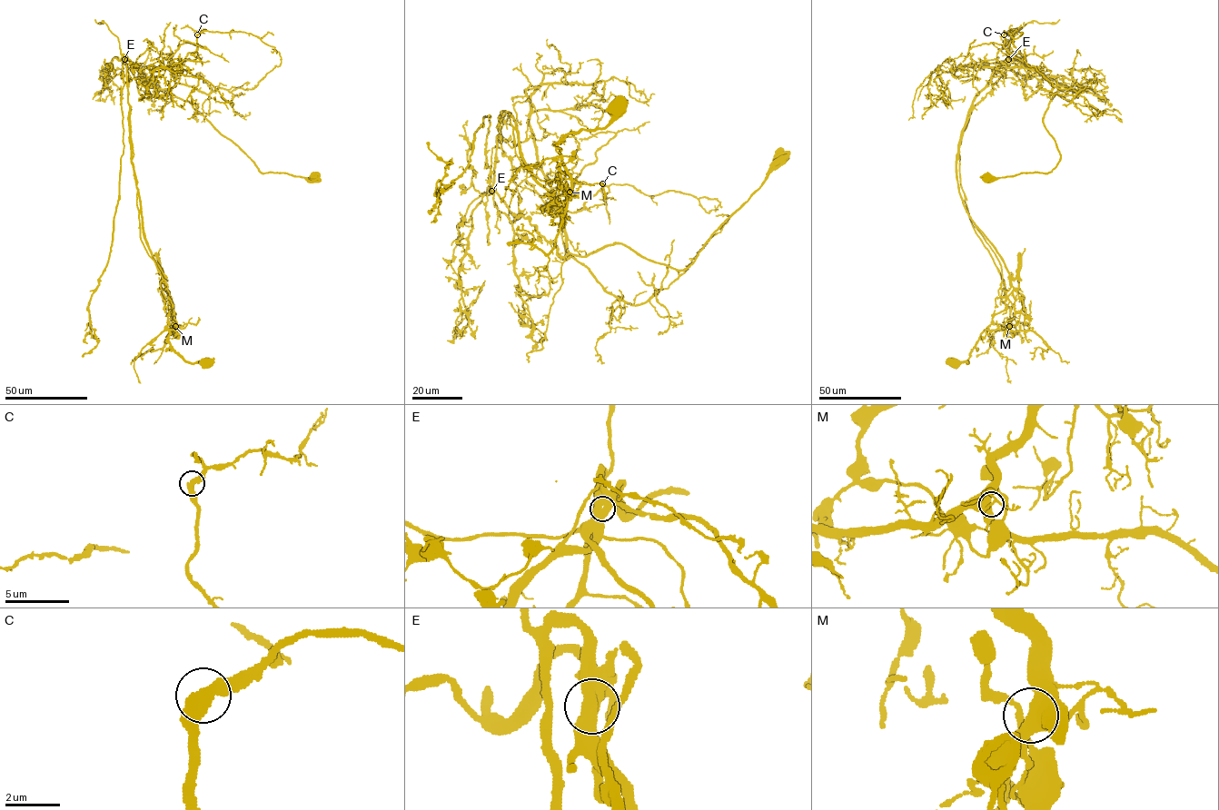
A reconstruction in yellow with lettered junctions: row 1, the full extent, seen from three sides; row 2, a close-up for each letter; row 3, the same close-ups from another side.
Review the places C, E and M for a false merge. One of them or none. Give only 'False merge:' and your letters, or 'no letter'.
False merge: E

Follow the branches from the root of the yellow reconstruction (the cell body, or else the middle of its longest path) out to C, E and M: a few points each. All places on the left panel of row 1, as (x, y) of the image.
C: (207, 363), (167, 340), (124, 62), (153, 45), (171, 67), (197, 34)
E: (207, 363), (186, 361), (167, 340), (171, 297), (164, 274), (143, 232), (131, 159), (124, 59)
M: (207, 363), (186, 361), (173, 348), (167, 337), (169, 330), (176, 330), (175, 326)

